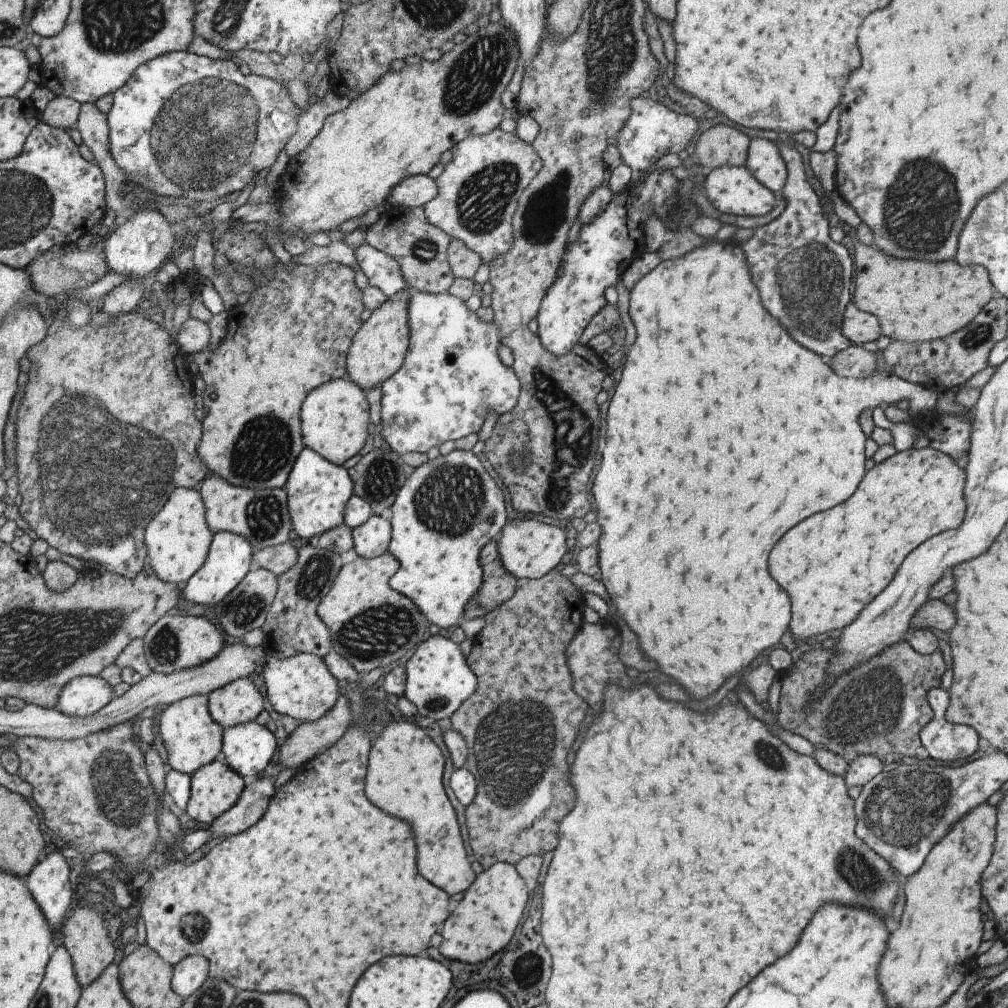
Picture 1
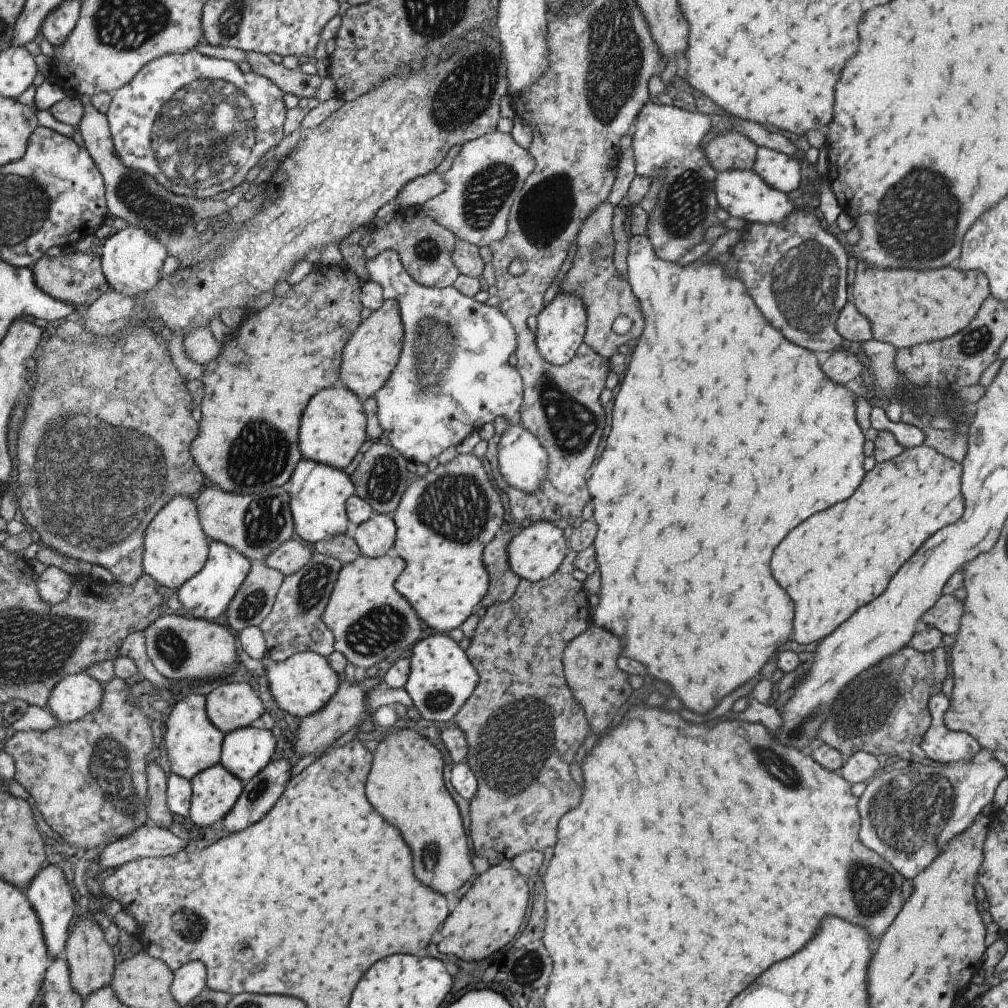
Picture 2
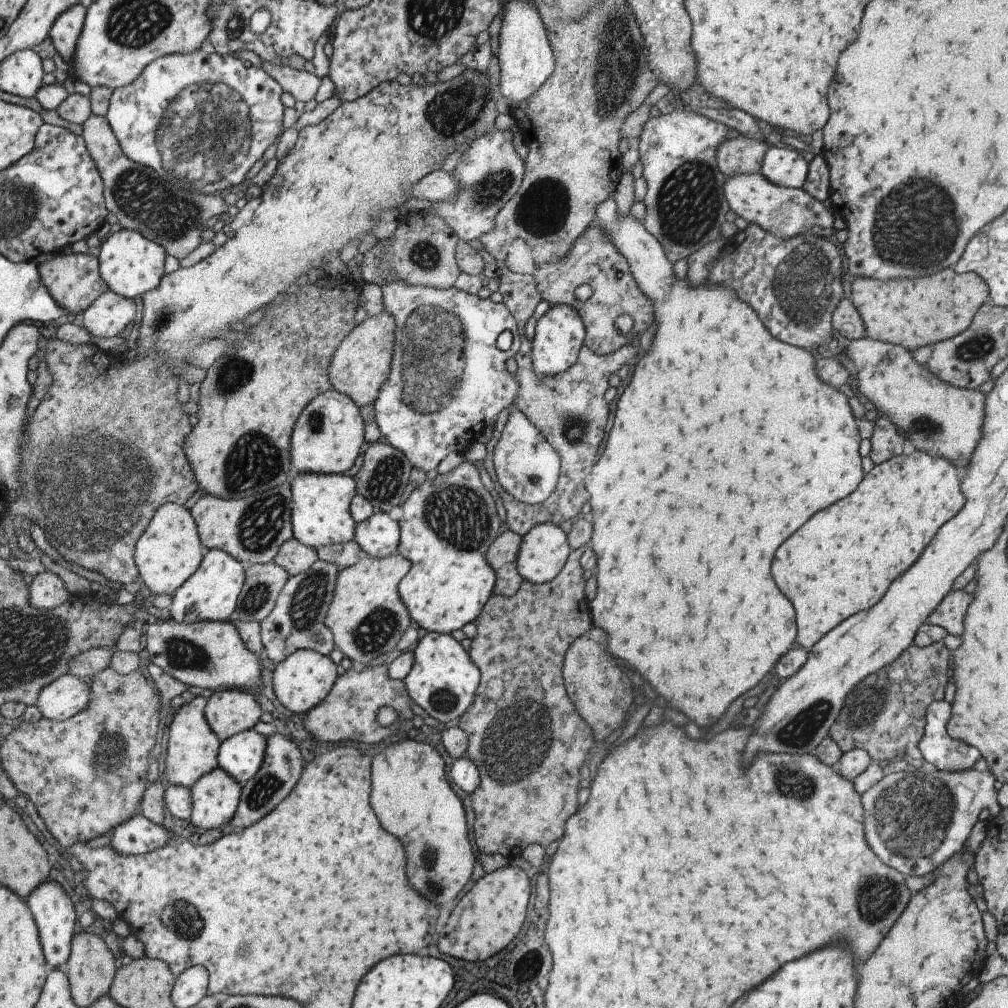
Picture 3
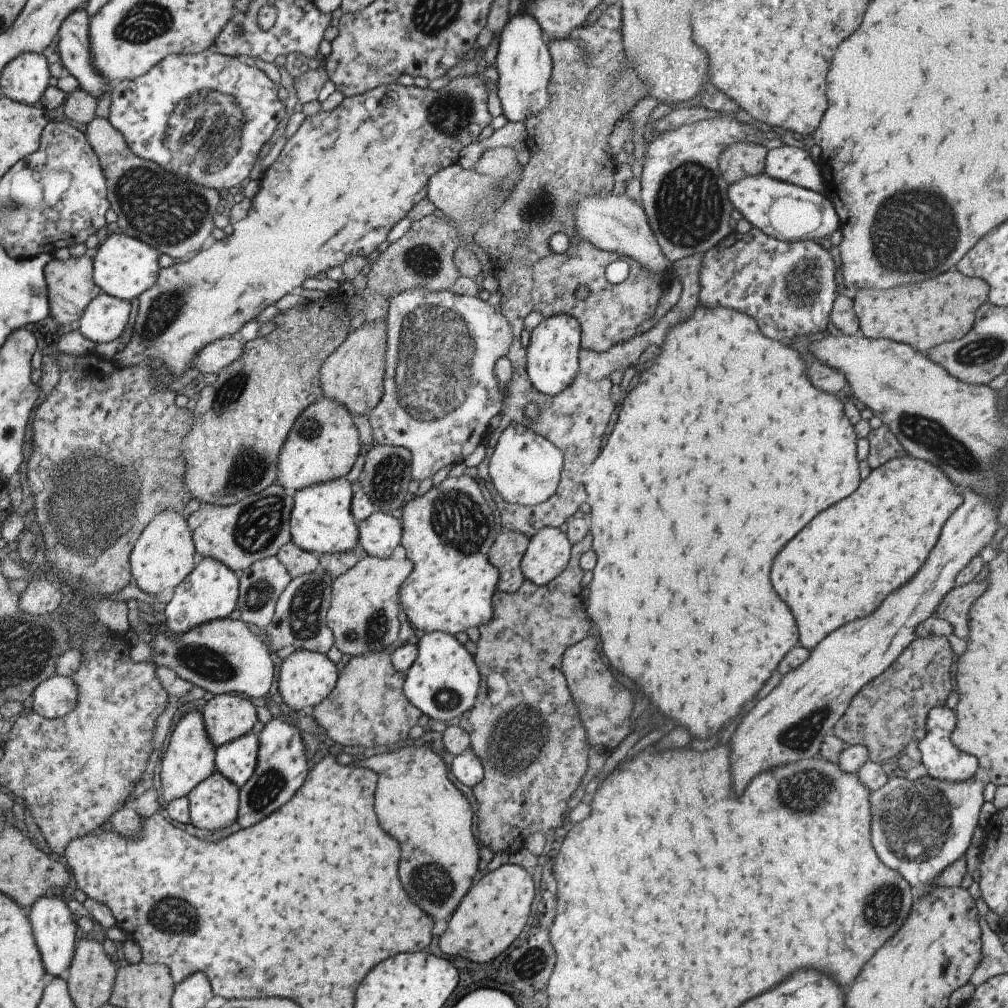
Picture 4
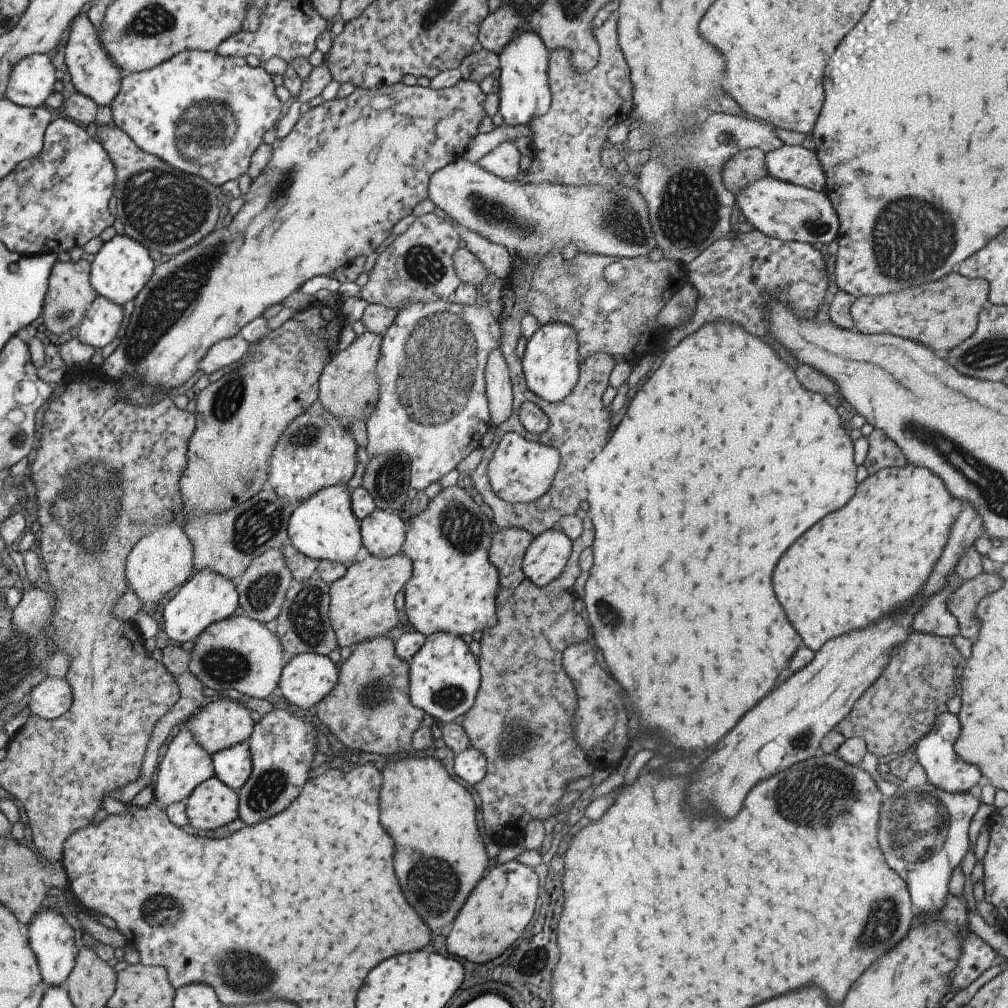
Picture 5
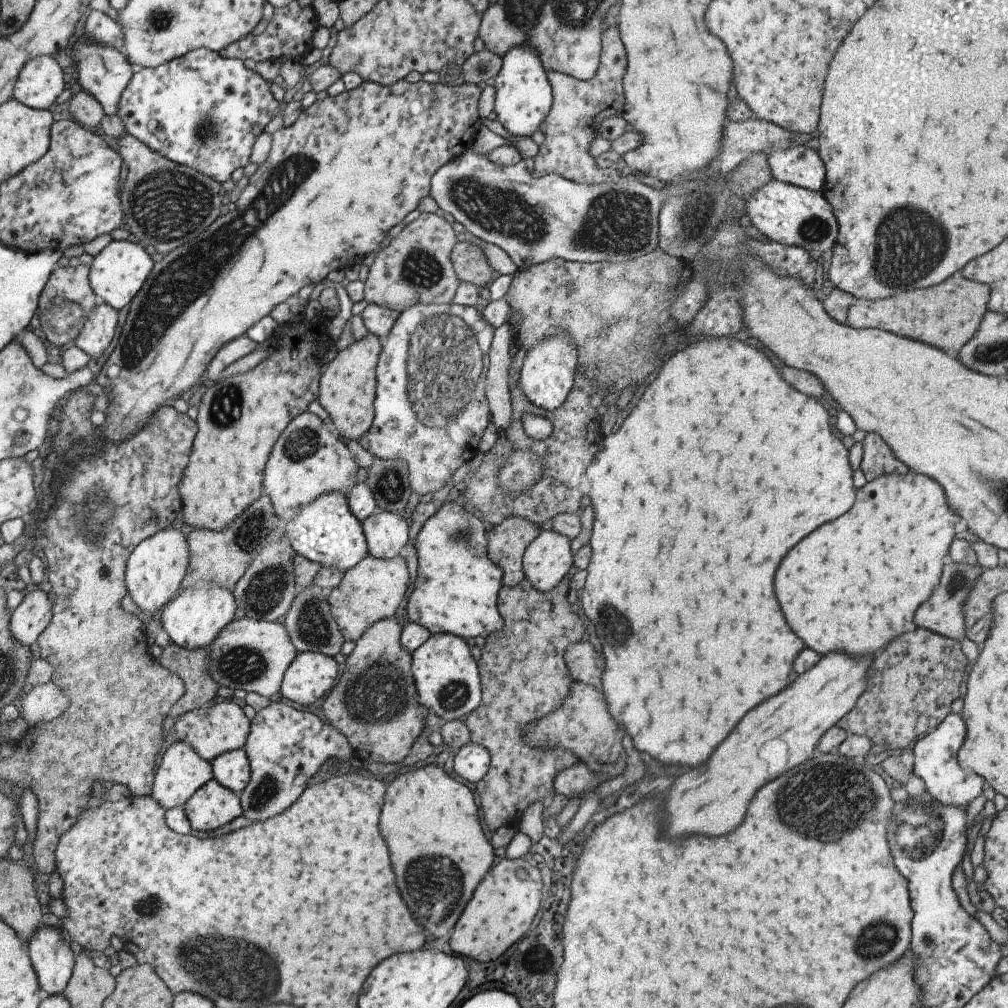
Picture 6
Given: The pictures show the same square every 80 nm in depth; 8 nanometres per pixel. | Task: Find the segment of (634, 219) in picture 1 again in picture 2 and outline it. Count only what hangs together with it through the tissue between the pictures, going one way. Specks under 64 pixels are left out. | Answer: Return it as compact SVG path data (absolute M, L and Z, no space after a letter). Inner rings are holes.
M559 291L536 314L534 339L540 357L552 365L565 364L579 350L586 327L586 308L579 295Z

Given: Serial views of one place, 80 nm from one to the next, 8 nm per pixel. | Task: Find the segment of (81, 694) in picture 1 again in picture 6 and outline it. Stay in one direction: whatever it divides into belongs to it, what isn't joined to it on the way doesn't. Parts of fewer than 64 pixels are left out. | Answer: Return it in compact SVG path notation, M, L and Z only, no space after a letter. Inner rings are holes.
M51 680L33 685L20 699L20 714L29 727L36 722L47 722L57 718L69 706L67 694Z

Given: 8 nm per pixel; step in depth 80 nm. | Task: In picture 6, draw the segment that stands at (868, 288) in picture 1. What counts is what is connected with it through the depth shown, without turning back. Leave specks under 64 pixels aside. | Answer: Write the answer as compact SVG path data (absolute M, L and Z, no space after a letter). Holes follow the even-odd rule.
M961 272L929 288L901 292L877 300L854 299L847 309L847 324L853 328L879 328L905 338L921 340L951 356L971 340L987 310L990 288L985 283L965 280Z

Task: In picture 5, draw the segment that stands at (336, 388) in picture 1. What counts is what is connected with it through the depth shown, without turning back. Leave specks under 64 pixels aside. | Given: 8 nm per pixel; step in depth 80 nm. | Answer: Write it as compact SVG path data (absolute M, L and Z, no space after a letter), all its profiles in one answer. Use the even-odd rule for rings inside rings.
M319 404L304 410L287 425L275 443L266 476L269 488L295 507L300 500L323 487L346 486L357 462L357 446L349 428L327 418Z

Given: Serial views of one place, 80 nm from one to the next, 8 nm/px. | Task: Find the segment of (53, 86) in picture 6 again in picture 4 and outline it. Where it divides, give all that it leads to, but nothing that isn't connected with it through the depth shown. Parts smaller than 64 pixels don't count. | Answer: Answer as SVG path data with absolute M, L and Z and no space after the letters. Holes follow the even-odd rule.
M21 53L2 70L1 90L9 99L36 104L49 80L41 53Z

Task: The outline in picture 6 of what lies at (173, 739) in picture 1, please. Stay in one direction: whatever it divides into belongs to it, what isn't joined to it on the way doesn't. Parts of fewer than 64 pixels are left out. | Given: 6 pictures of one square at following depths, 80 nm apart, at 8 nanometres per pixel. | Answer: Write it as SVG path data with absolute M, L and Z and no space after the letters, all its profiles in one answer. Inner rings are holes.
M168 741L161 760L159 760L159 766L155 772L149 795L164 810L181 807L195 790L203 786L207 780L212 779L211 769L210 762L195 753L188 742Z

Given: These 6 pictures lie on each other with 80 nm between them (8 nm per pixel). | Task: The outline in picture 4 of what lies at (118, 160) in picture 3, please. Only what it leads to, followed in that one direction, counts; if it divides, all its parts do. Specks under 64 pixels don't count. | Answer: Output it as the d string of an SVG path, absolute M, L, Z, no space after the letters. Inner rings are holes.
M94 116L87 123L85 133L87 142L95 153L106 182L106 199L117 219L113 229L134 236L152 246L159 254L167 254L173 260L187 260L193 252L205 247L211 241L213 213L220 210L218 191L208 189L190 180L179 178L171 171L160 169L155 163L137 158L126 145L124 138L104 118Z

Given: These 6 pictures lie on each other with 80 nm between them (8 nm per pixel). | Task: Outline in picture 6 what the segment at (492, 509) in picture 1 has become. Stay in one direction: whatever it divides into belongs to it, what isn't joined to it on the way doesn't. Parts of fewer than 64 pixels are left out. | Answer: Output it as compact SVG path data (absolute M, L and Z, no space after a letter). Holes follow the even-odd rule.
M461 499L444 501L435 509L413 538L417 568L413 589L406 603L407 620L422 626L430 635L449 633L466 639L498 631L502 627L502 618L497 612L496 596L502 584L502 570L489 560L486 544L486 531L481 518L467 510Z

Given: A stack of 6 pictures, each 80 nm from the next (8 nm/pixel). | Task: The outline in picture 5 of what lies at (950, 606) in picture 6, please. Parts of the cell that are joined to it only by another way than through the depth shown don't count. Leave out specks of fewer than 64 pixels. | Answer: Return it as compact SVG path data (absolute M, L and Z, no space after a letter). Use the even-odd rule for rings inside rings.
M954 572L948 575L946 586L926 599L912 620L912 630L915 633L931 633L940 637L951 638L958 634L958 624L955 617L946 609L946 598L960 582Z

